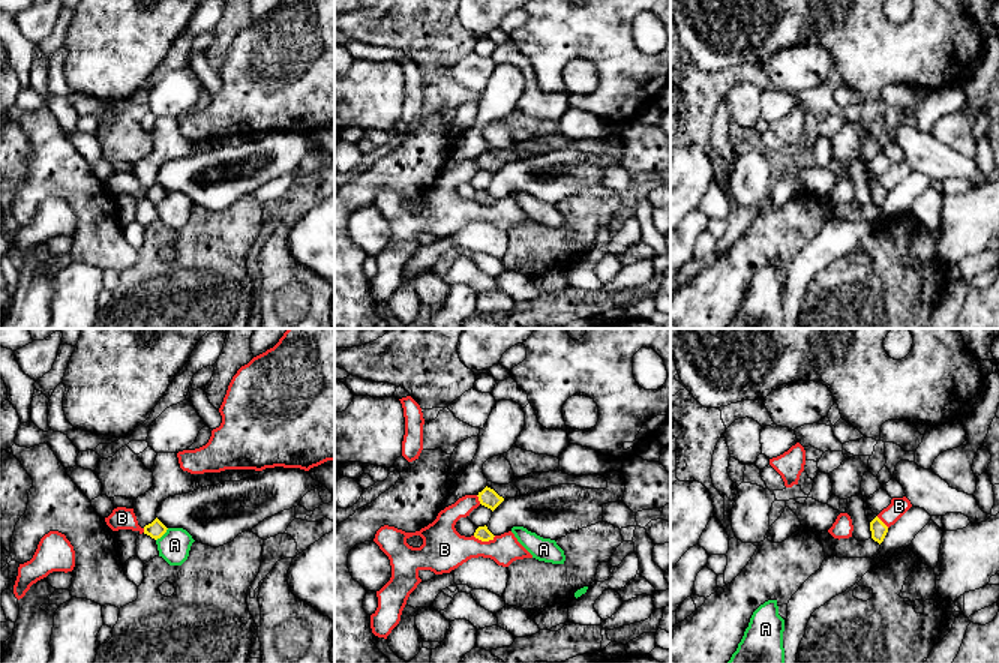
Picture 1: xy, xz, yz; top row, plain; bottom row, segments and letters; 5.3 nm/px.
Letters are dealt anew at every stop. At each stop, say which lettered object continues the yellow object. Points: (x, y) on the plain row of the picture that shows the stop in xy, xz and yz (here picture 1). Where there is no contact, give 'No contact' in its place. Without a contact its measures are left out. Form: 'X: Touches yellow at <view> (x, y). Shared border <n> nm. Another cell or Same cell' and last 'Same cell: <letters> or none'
A: Touches yellow at xy (162, 198). Shared border 100 nm. Another cell
B: Touches yellow at xz (485, 204). Shared border 130 nm. Another cell
Same cell: none

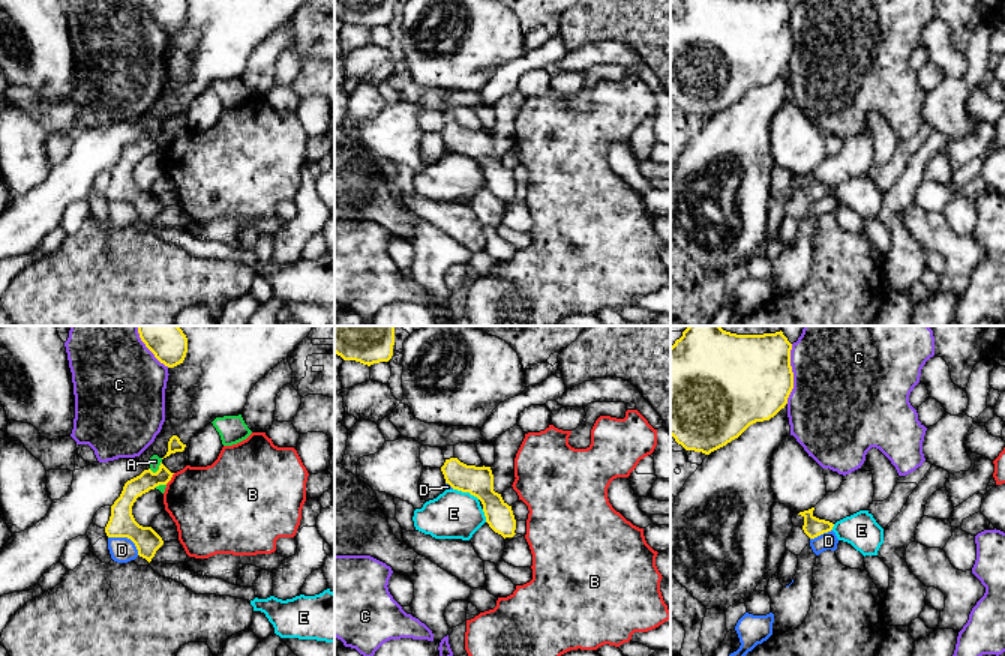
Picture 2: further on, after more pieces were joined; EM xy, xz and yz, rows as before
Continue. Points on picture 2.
A: Touches yellow at xy (158, 134). Shared border 80 nm. Another cell
B: Touches yellow at xy (170, 143). Shared border 80 nm. Another cell
C: Touches yellow at yz (792, 38). Shared border 320 nm. Another cell
D: Touches yellow at xy (126, 200). Shared border 190 nm. Another cell
E: Touches yellow at xz (467, 155). Shared border 160 nm. Another cell
Same cell: none

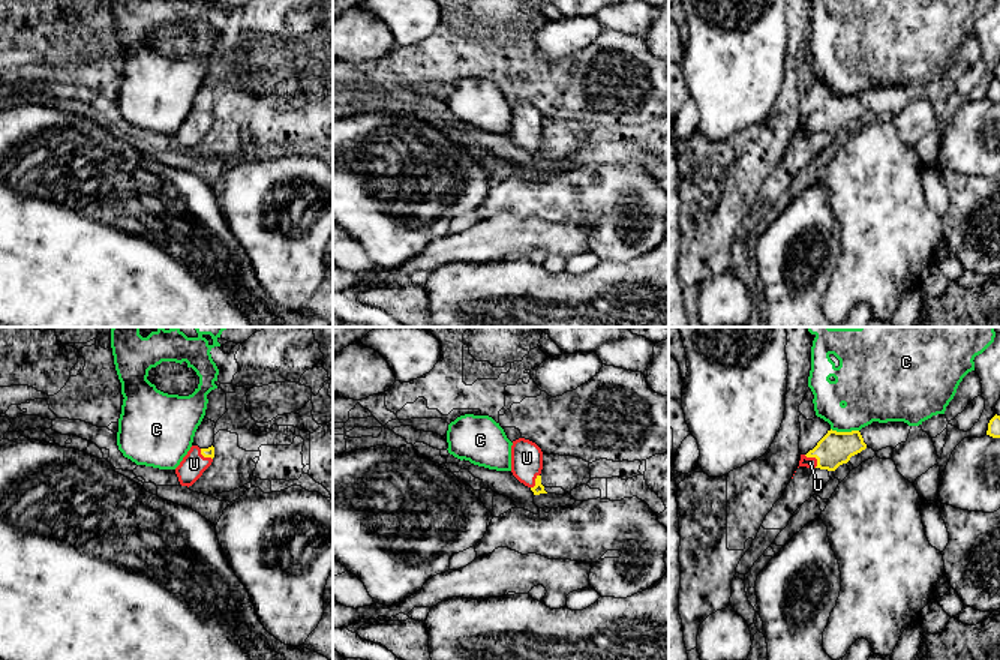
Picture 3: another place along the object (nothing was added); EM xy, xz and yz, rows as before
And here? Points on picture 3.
C: Touches yellow at yz (844, 96). Shared border 150 nm. Another cell
U: Touches yellow at yz (813, 120). Shared border 100 nm. Same cell
Same cell: U

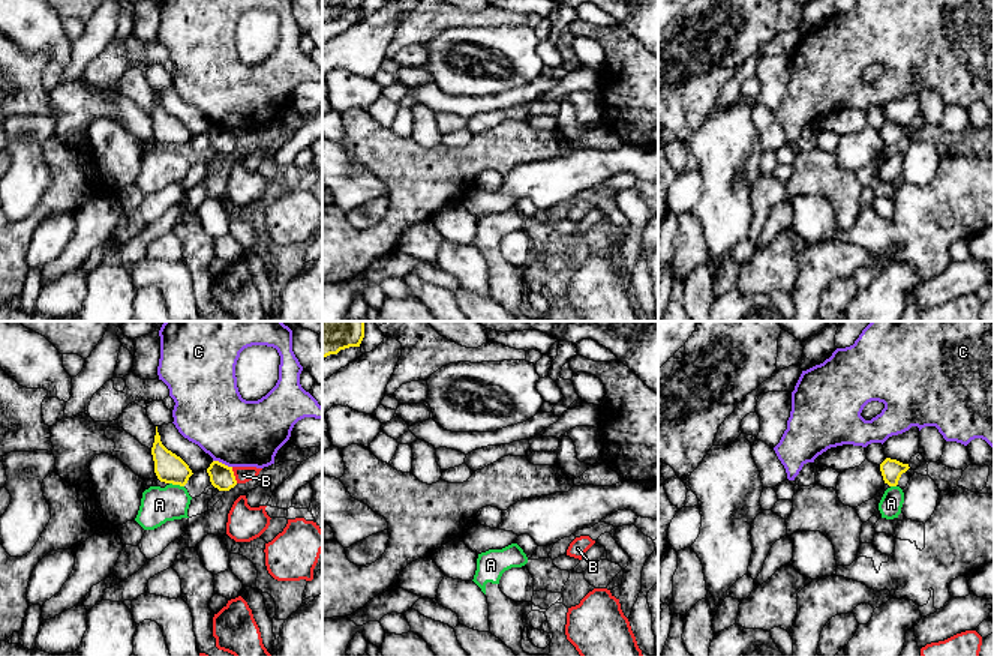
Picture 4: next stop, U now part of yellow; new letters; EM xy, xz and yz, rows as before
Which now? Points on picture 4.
A: Touches yellow at xy (177, 147). Shared border 80 nm. Another cell
B: Touches yellow at xy (233, 138). Shared border 90 nm. Another cell
C: Touches yellow at xy (222, 128). Shared border 110 nm. Another cell
Same cell: none

